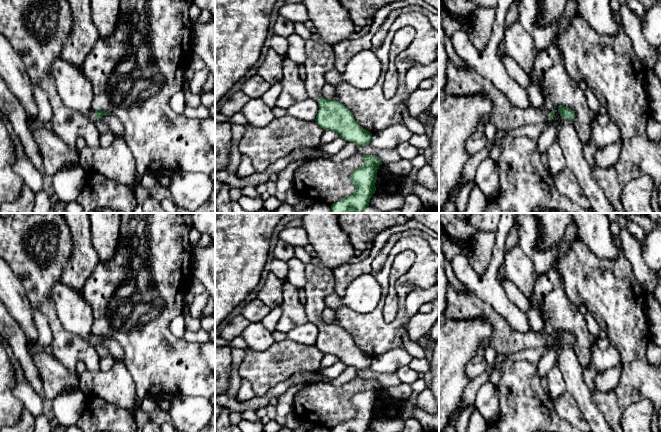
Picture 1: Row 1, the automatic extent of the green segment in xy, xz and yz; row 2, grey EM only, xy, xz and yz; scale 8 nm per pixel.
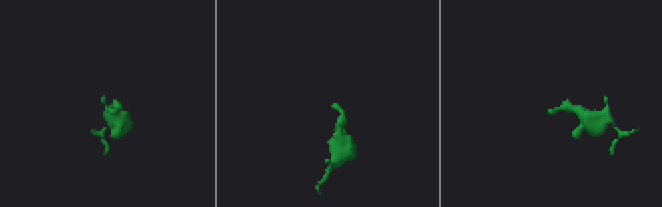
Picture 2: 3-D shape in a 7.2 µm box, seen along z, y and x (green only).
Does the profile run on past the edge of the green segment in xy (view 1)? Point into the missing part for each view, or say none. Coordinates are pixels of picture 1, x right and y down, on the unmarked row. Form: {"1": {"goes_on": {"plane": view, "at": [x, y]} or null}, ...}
{"1": {"goes_on": {"plane": "xy", "at": [92, 338]}}}

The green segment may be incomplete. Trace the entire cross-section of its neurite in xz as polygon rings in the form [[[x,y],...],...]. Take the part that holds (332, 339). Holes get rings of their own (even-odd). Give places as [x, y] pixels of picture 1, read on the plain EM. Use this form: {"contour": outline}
{"contour": [[[313,261],[305,265],[305,273],[306,315],[319,329],[315,346],[325,354],[335,355],[339,361],[355,367],[357,372],[370,368],[372,357],[363,353],[341,326],[322,321],[322,311],[326,307],[324,299],[334,293],[333,271]]]}

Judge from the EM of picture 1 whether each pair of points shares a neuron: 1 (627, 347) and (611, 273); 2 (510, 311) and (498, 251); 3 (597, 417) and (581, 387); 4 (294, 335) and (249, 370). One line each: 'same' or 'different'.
1: same
2: same
3: same
4: different

